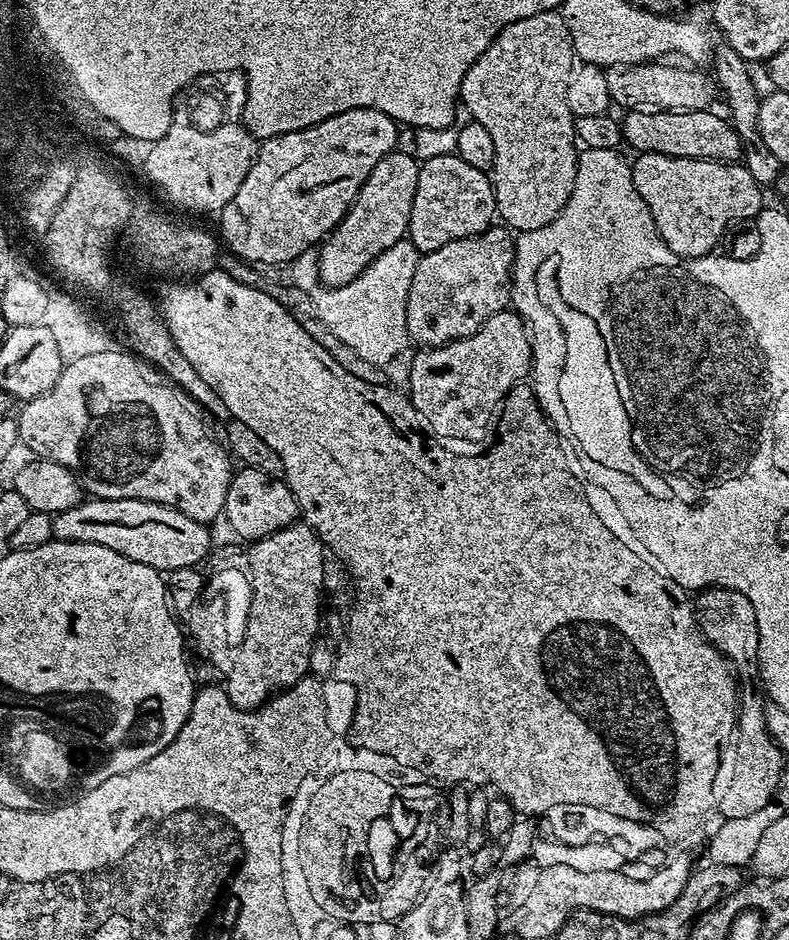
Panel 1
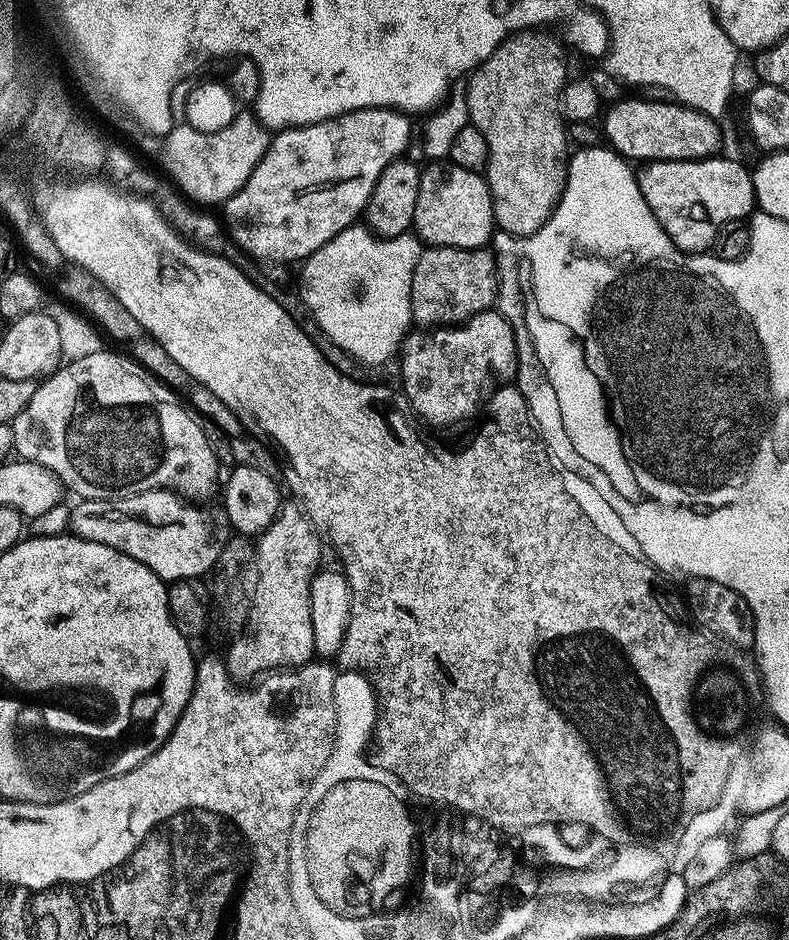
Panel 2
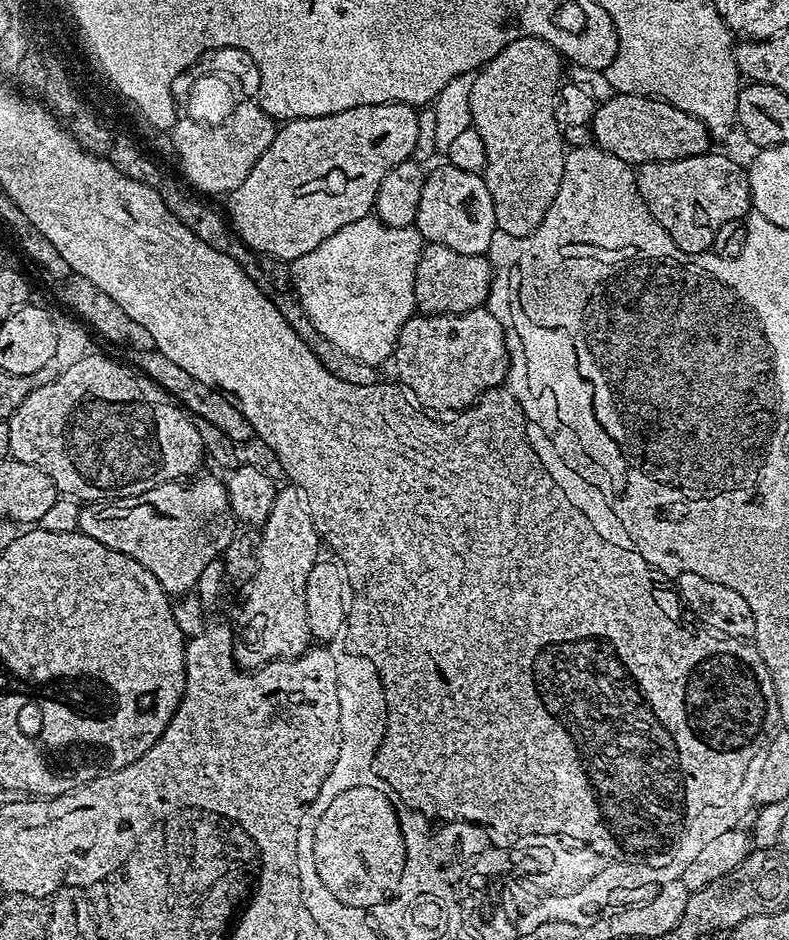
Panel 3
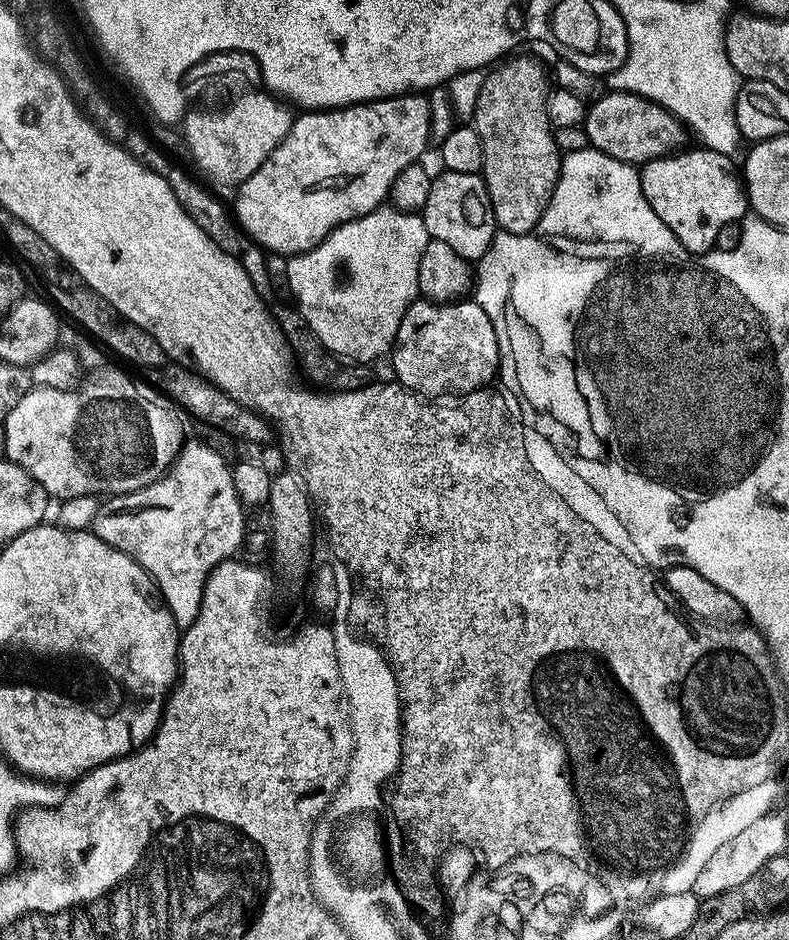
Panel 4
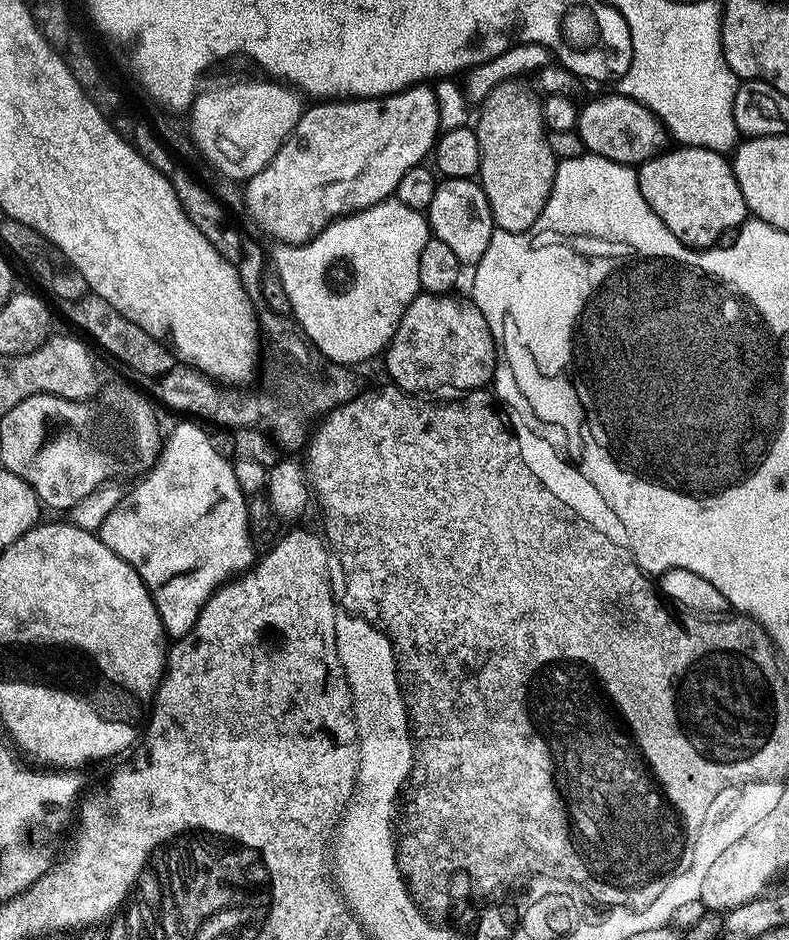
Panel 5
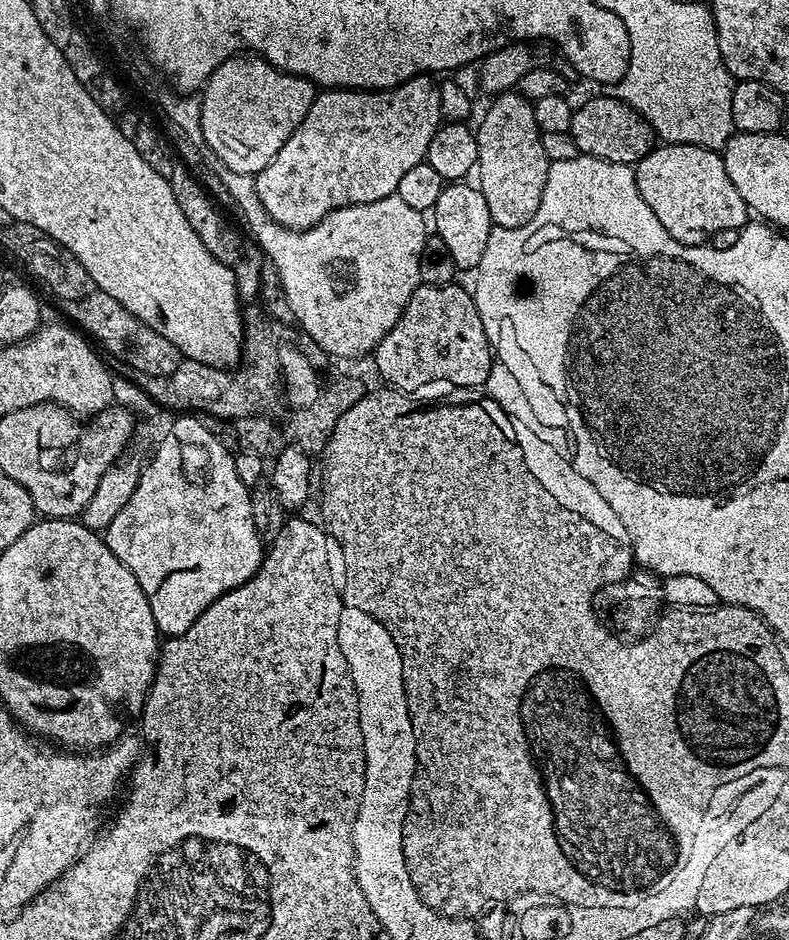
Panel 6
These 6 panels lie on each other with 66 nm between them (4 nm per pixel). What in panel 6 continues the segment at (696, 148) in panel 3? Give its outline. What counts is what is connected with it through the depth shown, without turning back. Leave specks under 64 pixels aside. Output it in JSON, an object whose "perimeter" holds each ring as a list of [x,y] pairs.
{"perimeter":[[[615,95],[596,96],[577,107],[572,113],[571,135],[583,155],[615,164],[635,166],[654,147],[652,127]]]}

